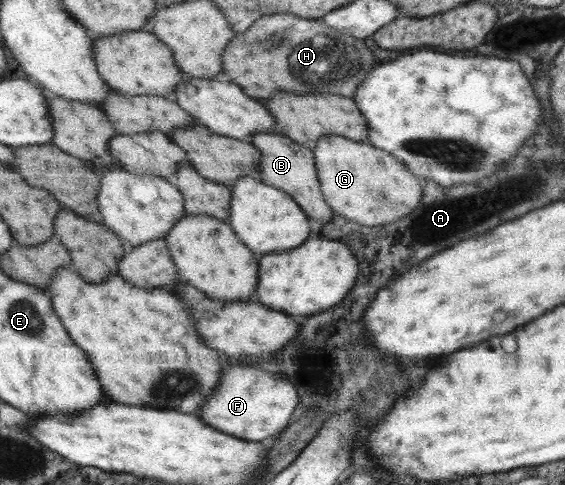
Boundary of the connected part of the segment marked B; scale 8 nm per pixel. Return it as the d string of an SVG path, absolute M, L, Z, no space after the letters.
M278 132L255 134L249 138L249 142L261 154L260 176L265 184L279 188L291 196L311 222L319 222L323 226L333 218L333 212L327 206L320 189L314 152L311 149Z

